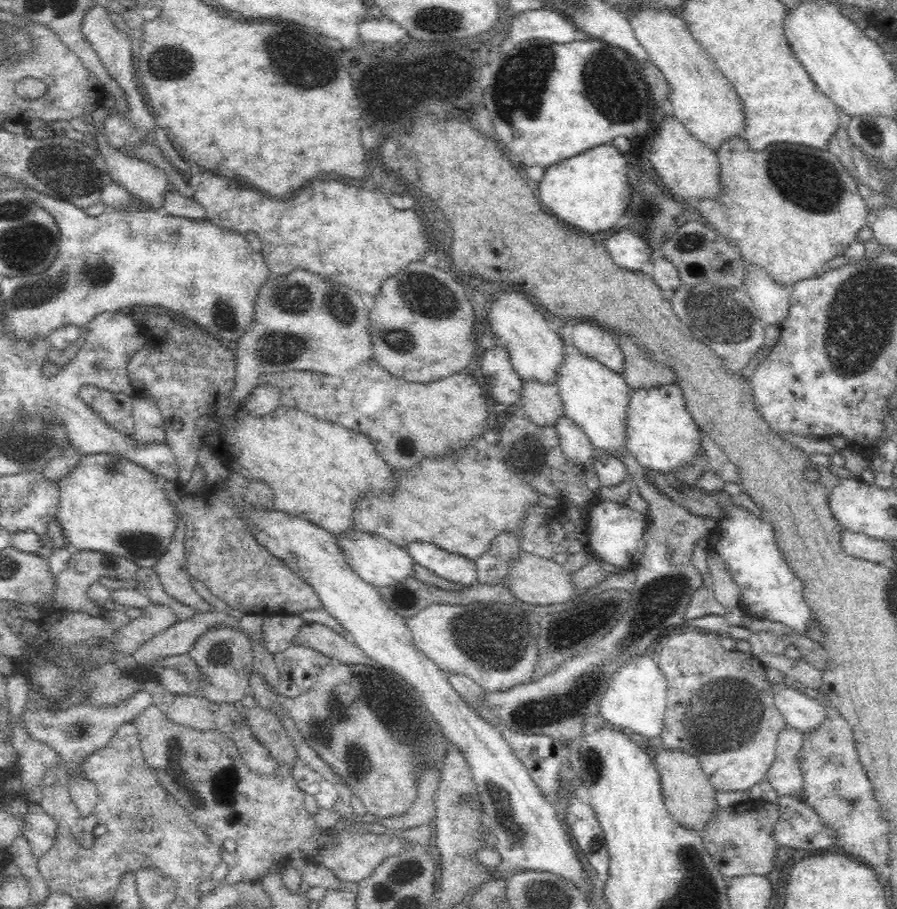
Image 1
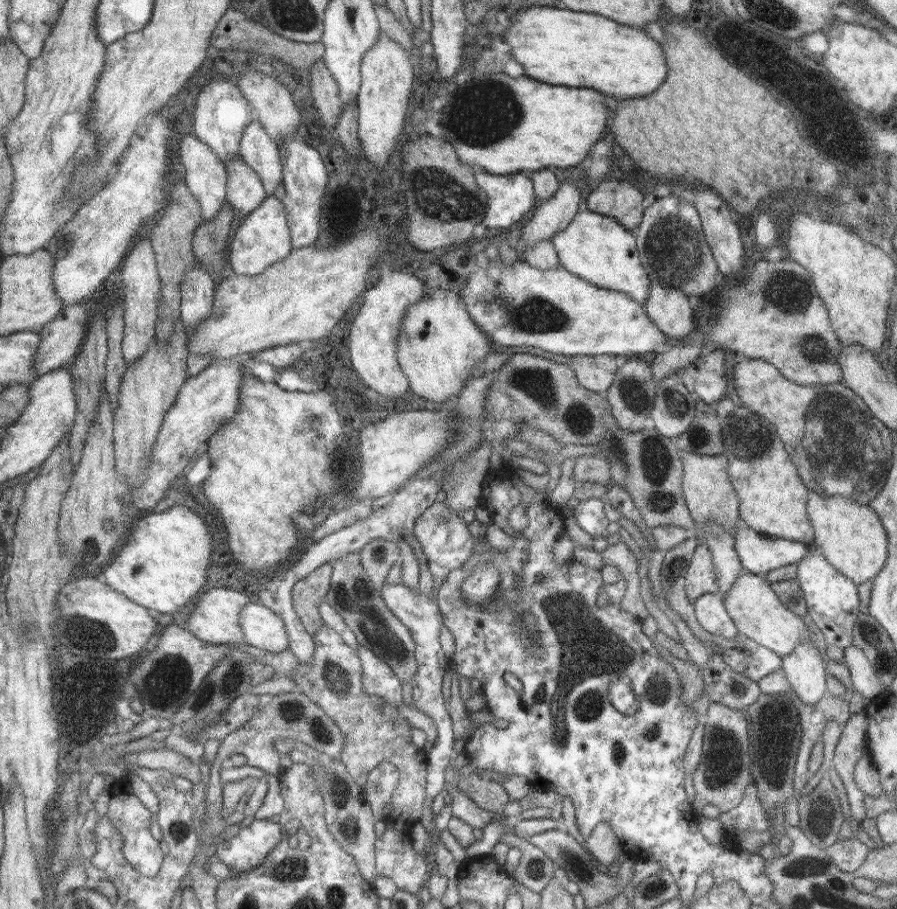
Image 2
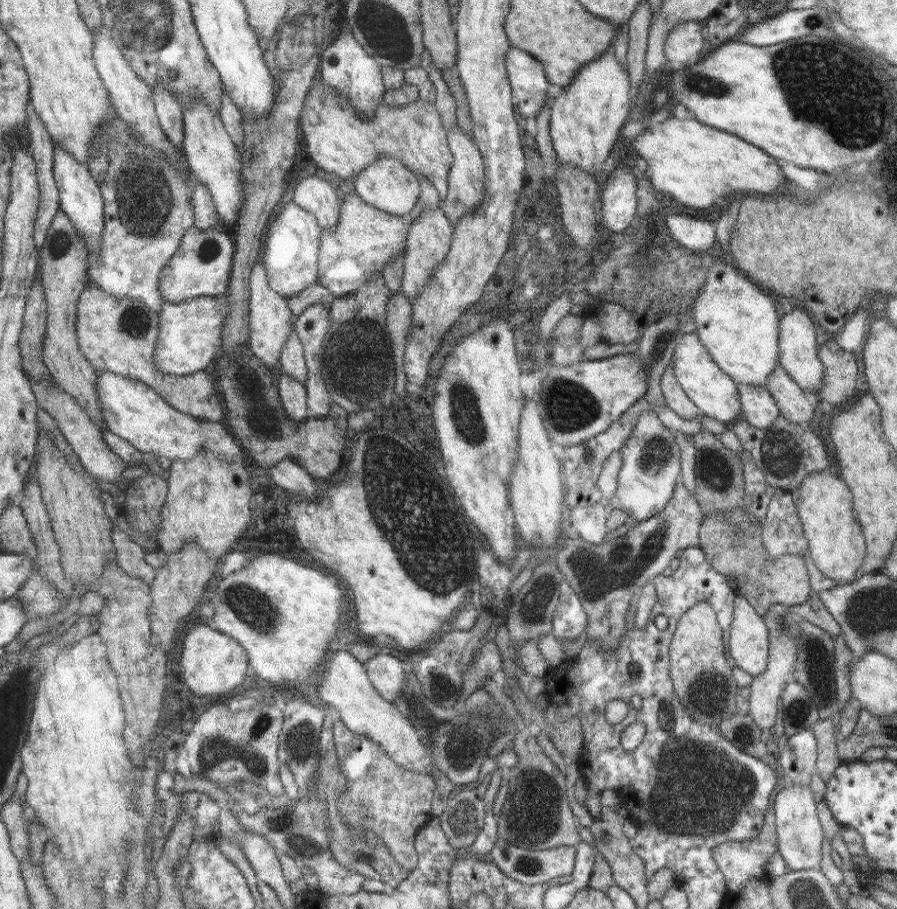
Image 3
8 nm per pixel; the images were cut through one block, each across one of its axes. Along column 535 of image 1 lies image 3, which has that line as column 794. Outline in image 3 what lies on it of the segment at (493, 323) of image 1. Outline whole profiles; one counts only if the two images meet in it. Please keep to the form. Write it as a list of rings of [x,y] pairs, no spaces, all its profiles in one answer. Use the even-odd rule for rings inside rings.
[[[785,310],[785,314],[781,314],[779,320],[779,364],[787,370],[787,374],[811,396],[815,398],[813,390],[817,390],[823,384],[823,376],[825,376],[825,366],[819,360],[817,352],[819,352],[819,342],[817,342],[817,334],[815,334],[815,326],[813,320],[807,316],[805,310]]]

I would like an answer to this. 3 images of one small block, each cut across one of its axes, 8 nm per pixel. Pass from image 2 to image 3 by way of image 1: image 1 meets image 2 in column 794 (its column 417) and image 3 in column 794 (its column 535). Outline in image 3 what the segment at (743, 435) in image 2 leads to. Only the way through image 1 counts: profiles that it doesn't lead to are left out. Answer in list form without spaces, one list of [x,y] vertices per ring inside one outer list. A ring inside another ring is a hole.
[[[831,470],[811,472],[803,478],[803,482],[799,482],[799,488],[791,490],[791,498],[801,518],[801,528],[809,540],[807,544],[813,566],[837,584],[855,580],[855,572],[867,556],[867,544],[861,524],[857,524],[851,512],[851,492],[847,492],[843,480],[839,480]]]

